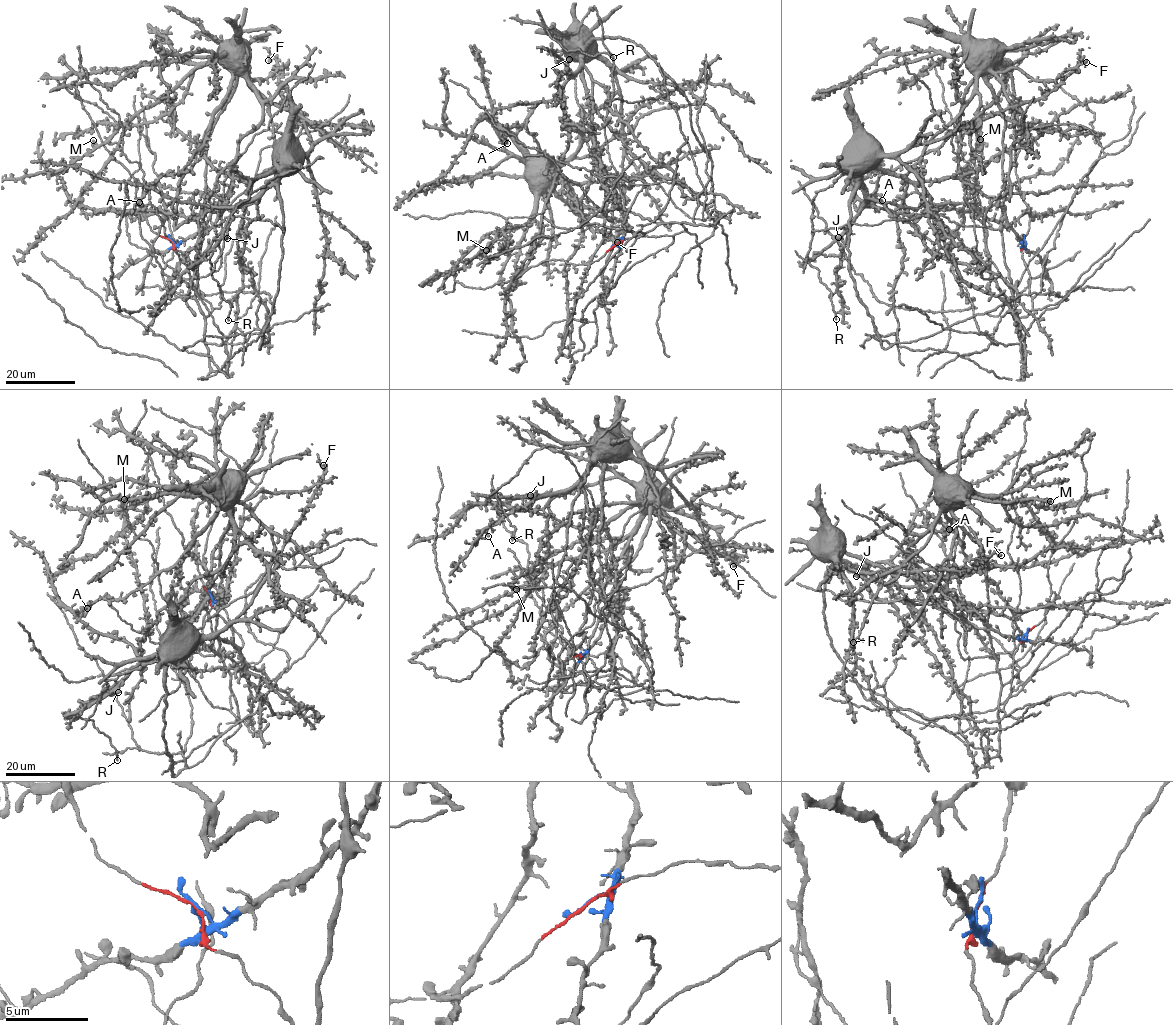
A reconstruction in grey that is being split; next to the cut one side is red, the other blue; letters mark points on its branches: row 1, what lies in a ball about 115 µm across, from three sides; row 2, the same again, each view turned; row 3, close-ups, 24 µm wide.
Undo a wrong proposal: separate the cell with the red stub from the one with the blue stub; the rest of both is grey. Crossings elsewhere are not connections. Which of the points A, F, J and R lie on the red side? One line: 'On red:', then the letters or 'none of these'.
On red: A

